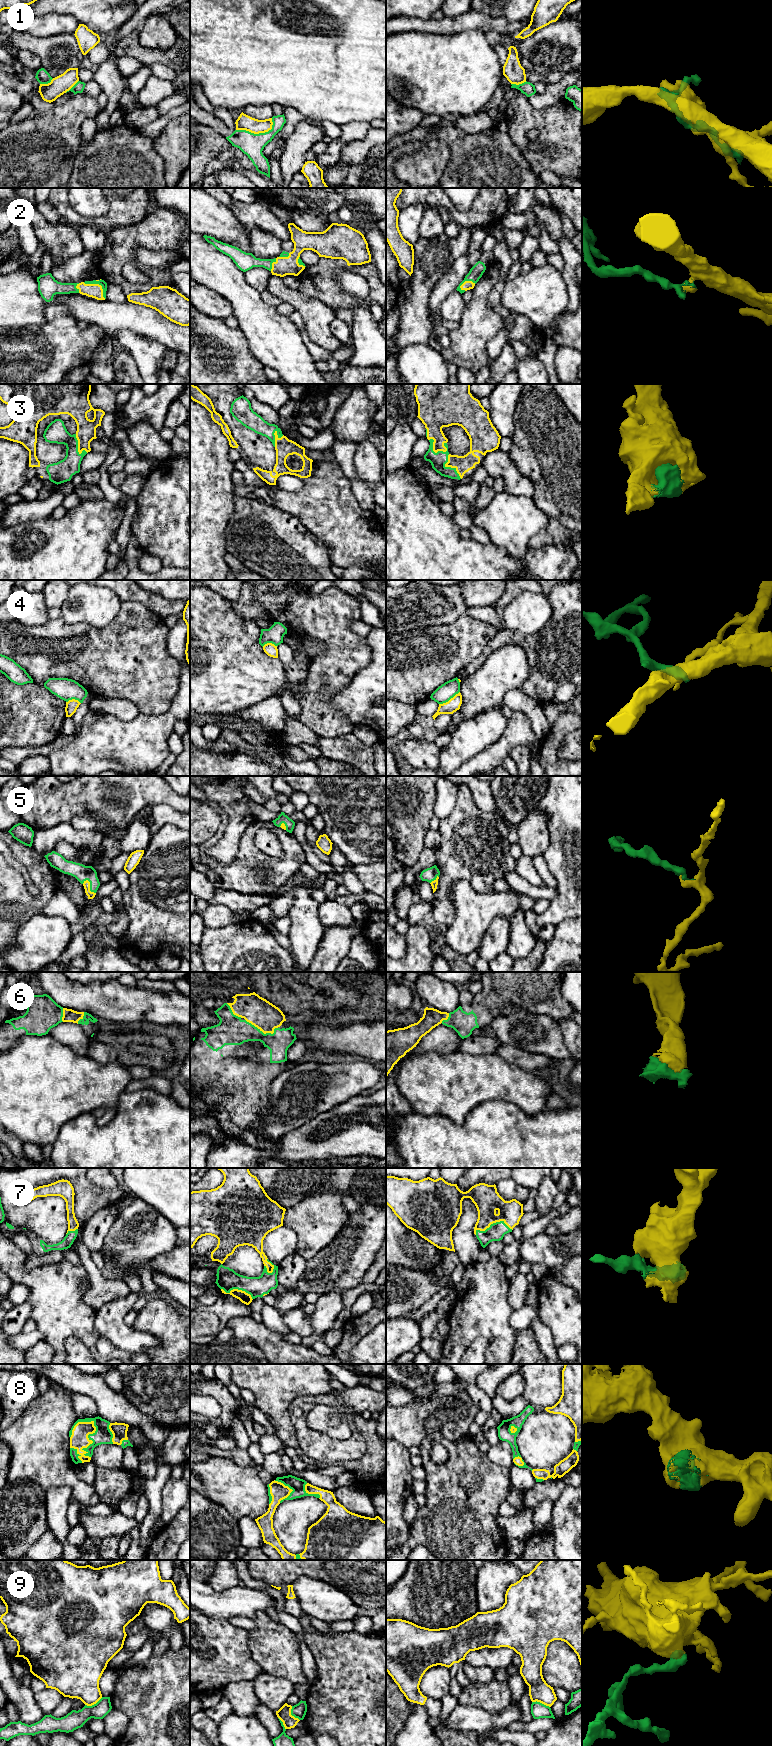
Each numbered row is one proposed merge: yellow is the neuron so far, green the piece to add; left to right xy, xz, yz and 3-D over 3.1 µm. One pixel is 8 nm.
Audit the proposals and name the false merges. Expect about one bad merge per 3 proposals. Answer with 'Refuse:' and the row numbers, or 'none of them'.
Refuse: 1, 4, 9

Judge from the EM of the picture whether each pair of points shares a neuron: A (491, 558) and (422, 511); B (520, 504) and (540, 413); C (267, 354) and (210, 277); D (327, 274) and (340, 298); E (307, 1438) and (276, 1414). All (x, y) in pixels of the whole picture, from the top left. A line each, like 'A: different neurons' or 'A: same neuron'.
A: same neuron
B: different neurons
C: same neuron
D: same neuron
E: different neurons

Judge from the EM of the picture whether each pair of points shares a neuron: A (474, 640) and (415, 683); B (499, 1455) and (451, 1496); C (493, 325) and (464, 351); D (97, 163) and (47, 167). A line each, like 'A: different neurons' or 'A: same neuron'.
A: same neuron
B: different neurons
C: same neuron
D: different neurons

